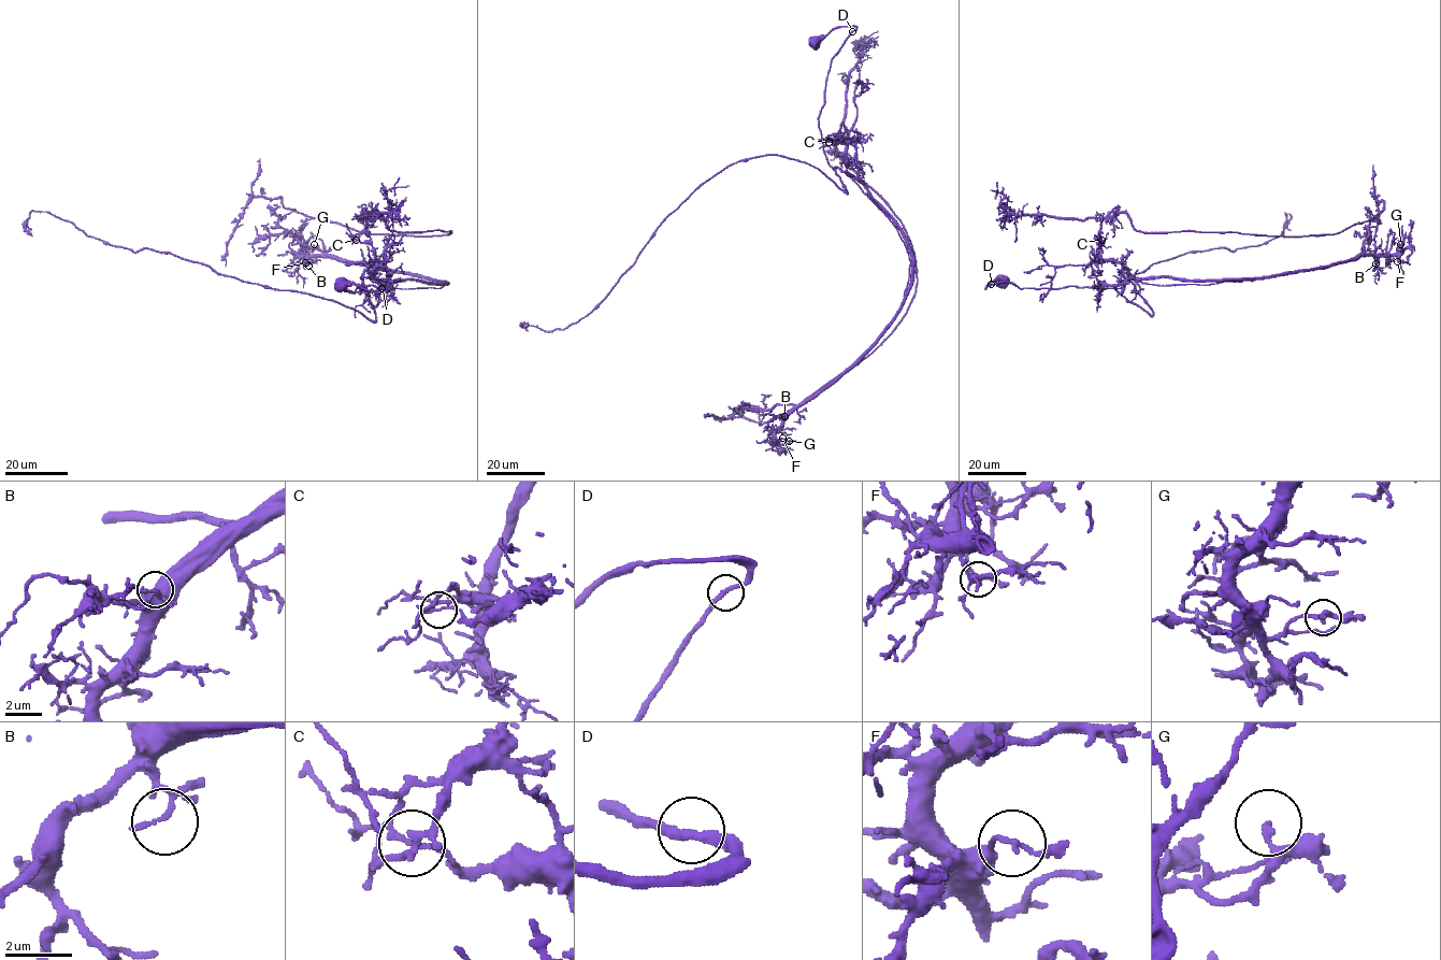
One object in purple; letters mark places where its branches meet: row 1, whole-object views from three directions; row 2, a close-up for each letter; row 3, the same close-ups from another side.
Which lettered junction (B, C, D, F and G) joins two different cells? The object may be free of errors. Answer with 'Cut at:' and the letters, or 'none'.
Cut at: C

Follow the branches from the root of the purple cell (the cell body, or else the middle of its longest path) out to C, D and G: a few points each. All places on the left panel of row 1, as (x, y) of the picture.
C: (343, 286), (386, 290), (345, 291), (354, 292), (365, 271), (372, 280), (377, 268), (375, 249), (357, 240)
D: (343, 286), (357, 284), (369, 290), (384, 292), (382, 287)
G: (343, 286), (384, 292), (345, 291), (365, 271), (391, 287), (444, 285), (298, 255), (314, 244)

